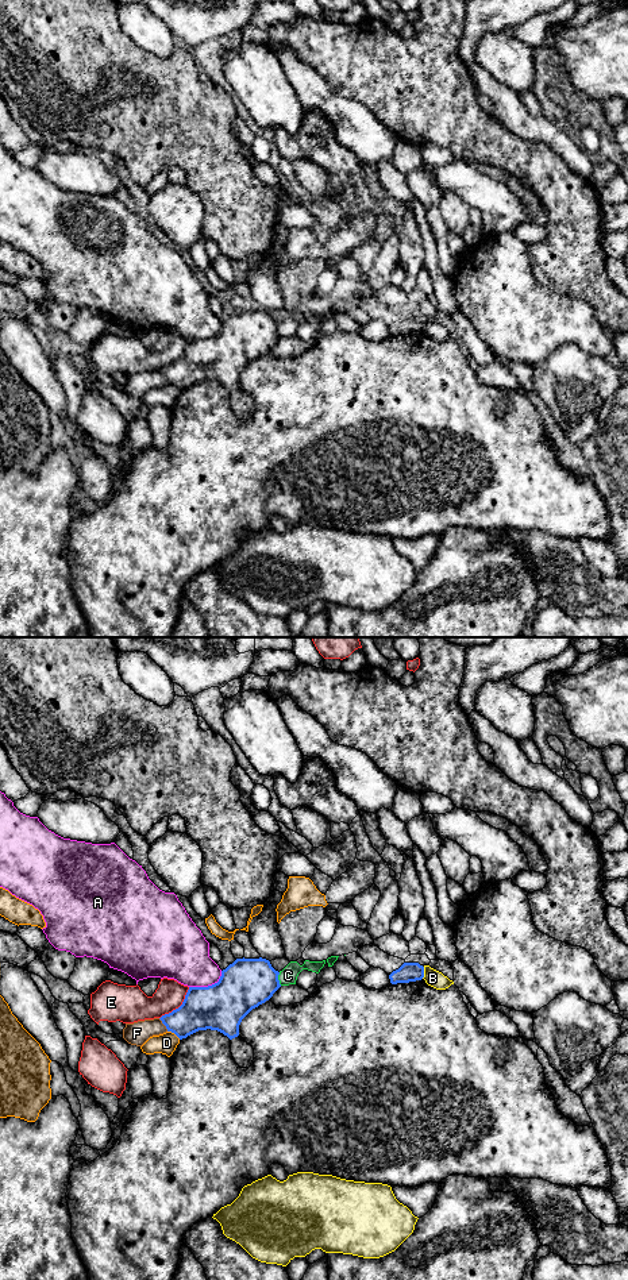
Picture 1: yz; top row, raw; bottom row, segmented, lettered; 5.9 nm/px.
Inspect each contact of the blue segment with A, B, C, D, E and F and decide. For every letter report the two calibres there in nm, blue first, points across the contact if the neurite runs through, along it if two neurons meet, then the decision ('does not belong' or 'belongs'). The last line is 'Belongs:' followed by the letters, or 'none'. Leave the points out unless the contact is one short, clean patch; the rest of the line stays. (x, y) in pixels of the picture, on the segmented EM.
A: 300/320 nm | does not belong
B: 110/100 nm | along yz (424, 967), (422, 978) | does not belong
C: 300/100 nm | does not belong
D: 260/120 nm | does not belong
E: 280/170 nm | does not belong
F: 240/140 nm | across yz (203, 1009), (184, 1021), (164, 1024), (137, 1033) | belongs
Belongs: F

